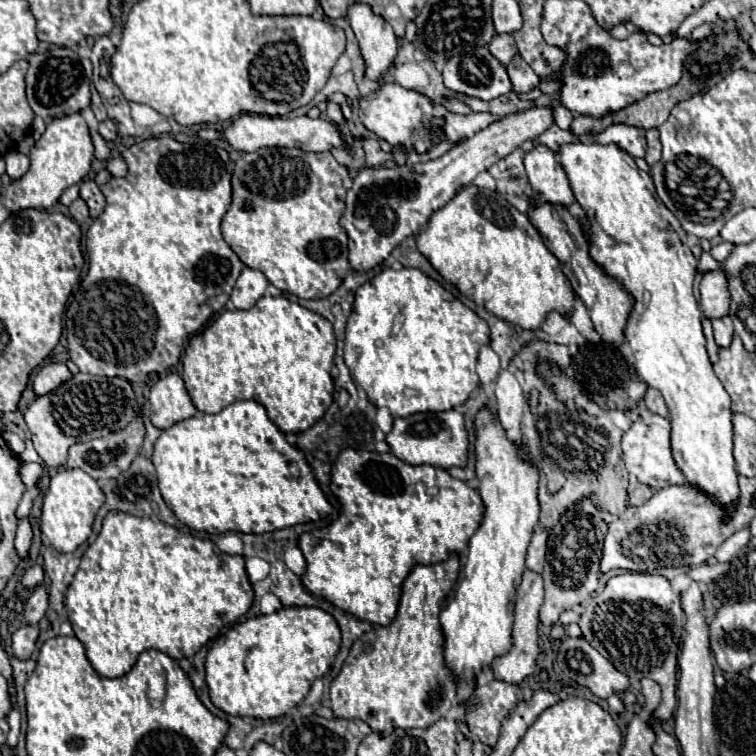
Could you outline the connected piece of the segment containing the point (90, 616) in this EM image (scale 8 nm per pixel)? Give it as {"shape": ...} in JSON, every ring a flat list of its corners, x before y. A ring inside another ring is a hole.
{"shape":[[111,512,103,520,97,540,87,548,65,594,65,608,75,636,83,642,95,672,105,678,127,674,139,654,153,648,173,660,191,658,223,628,235,624,253,604,253,588,245,572,245,558,221,552,211,540,181,534,175,526]]}

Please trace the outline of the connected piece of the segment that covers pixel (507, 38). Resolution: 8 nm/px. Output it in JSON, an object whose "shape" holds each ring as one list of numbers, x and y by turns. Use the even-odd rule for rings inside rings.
{"shape":[[495,34,495,38,491,38,491,42,489,42,489,50,503,64,511,62,511,58,517,54,517,46,515,46,515,40,511,34]]}

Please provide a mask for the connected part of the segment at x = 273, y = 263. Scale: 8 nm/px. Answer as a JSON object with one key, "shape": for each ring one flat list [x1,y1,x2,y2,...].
{"shape":[[261,148,261,150,251,152,251,154,241,154,239,160,235,162,231,186,233,186,233,202,221,220,221,232,223,232,225,242,241,258,243,264,247,264,249,268,261,270,275,288,289,292,289,294,295,294,297,298,325,298,327,294,333,294,341,286,341,282,345,280,345,276,349,272,349,260,347,260,347,234,339,226,339,218,343,214,343,198,345,198,347,190,351,188,351,176,349,176,347,168,341,166,333,158,331,152,317,154,317,152,303,152,301,148]]}

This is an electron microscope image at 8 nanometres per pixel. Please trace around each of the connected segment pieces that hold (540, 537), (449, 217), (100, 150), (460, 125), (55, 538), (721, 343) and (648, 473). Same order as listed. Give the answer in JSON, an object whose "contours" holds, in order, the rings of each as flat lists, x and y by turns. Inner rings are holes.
{"contours":[[[541,530,541,532,537,532,537,534,533,536,533,540,531,540,531,544,529,544,527,558,525,558,527,570,537,572,537,574,543,572,543,562,545,562,545,544,547,544,547,532]],[[475,184,459,188,459,192,429,218,427,228,415,236,415,242,417,250,431,262,445,282,453,284,477,306,485,306,497,318,509,320,515,326,525,330,539,330,551,310,557,310,563,316,573,312,575,296,569,290,559,260,547,250,541,234,533,228,529,218,503,200,495,190,483,190]],[[91,128,91,140,93,140,93,146,95,146,95,158,99,160,107,160,109,158,109,146,107,142,101,138,101,134,97,132,97,128]],[[447,114,441,124,443,140,451,144,461,144,463,140,471,138,471,134,487,128,491,122,499,120,499,116,493,114,469,114,469,116,459,116,459,114]],[[63,468,51,478,51,486,43,498,41,532,47,536,51,546,59,552,75,552,89,536,93,528,93,518,101,504,105,502,99,484,79,468]],[[729,316,719,318,719,322,713,322,713,334,719,348,727,348,733,340,733,322]],[[651,414,651,416,639,416,633,426,625,432,623,436,623,460,629,470,641,484,651,486,653,490,661,490,665,486,673,484,683,484,685,476,677,468,673,456,671,456,671,444,669,444,669,434,671,434,671,424,667,418]]]}

